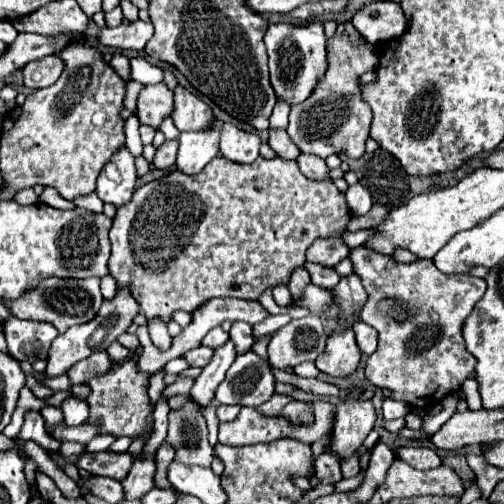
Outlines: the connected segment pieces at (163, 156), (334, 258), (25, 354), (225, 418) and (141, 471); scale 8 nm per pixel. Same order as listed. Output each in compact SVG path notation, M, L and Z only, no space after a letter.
M166 140L166 142L156 150L154 166L160 168L160 170L172 168L174 162L176 162L176 152L178 152L178 140Z
M326 238L326 240L316 240L308 250L306 250L306 260L322 264L326 268L334 268L340 260L348 258L350 248L342 242L342 238Z
M8 318L4 322L4 334L12 358L34 362L48 356L48 348L58 336L58 330L48 322Z
M218 406L218 420L220 422L230 422L230 420L234 420L236 416L238 416L238 412L240 412L240 408L242 406Z
M138 456L138 458L134 458L130 474L122 482L126 498L134 500L134 498L142 498L146 492L150 492L156 486L154 484L154 474L156 474L154 456L148 456L148 458Z

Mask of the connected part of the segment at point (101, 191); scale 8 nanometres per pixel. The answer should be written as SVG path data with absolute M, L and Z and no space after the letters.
M120 148L110 162L102 168L98 176L96 194L102 202L124 206L130 202L134 188L136 188L136 168L134 168L134 156L128 152L128 148Z

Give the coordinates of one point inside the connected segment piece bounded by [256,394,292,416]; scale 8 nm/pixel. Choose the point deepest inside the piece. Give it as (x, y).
(271, 408)

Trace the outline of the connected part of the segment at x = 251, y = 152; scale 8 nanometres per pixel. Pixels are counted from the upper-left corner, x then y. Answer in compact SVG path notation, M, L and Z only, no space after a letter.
M224 124L220 134L220 154L238 164L250 164L258 158L260 138L254 132L244 132L234 124Z

